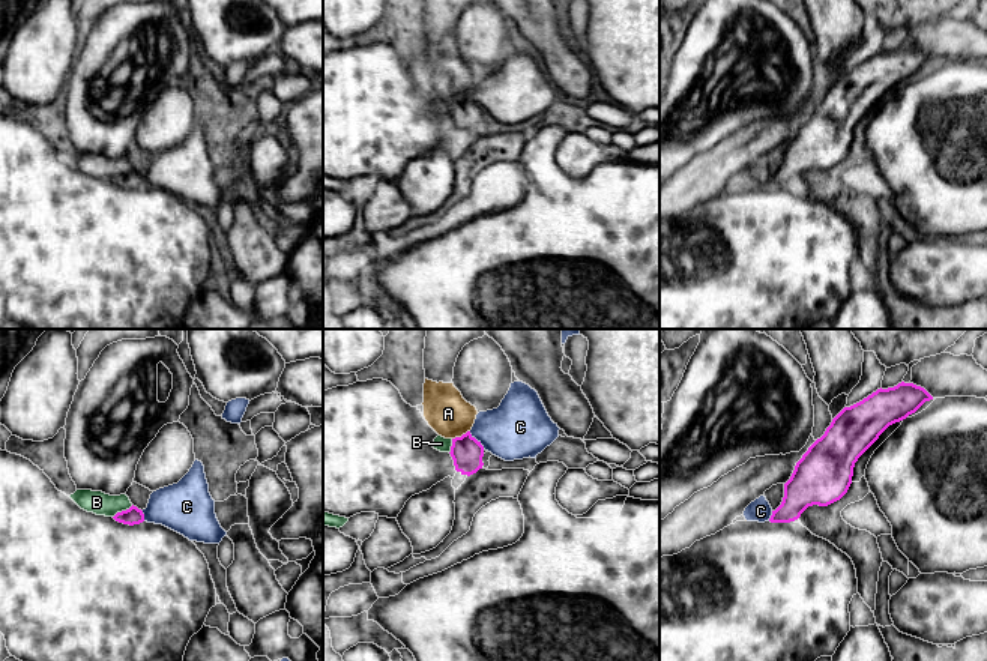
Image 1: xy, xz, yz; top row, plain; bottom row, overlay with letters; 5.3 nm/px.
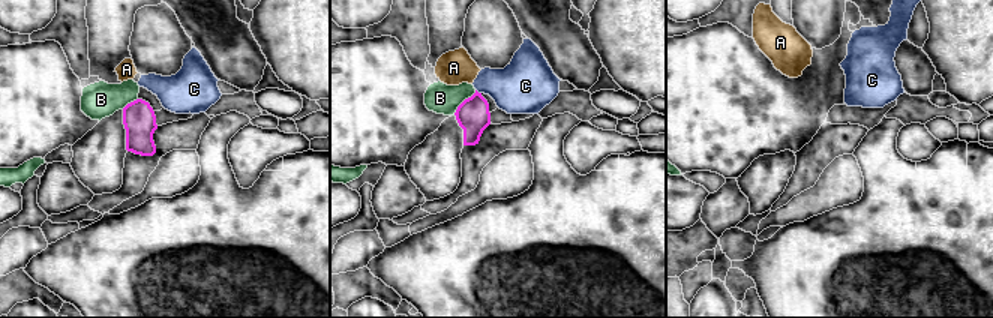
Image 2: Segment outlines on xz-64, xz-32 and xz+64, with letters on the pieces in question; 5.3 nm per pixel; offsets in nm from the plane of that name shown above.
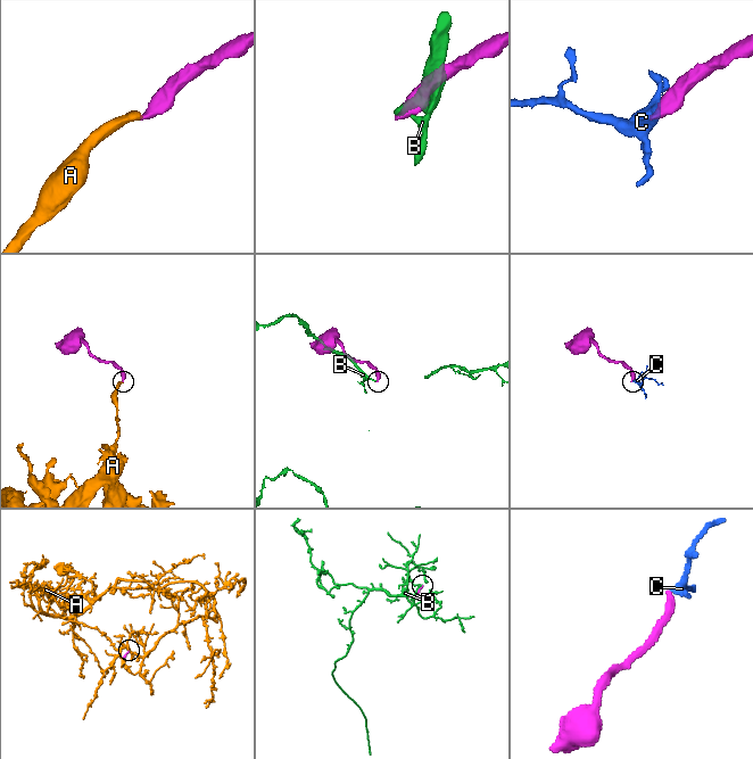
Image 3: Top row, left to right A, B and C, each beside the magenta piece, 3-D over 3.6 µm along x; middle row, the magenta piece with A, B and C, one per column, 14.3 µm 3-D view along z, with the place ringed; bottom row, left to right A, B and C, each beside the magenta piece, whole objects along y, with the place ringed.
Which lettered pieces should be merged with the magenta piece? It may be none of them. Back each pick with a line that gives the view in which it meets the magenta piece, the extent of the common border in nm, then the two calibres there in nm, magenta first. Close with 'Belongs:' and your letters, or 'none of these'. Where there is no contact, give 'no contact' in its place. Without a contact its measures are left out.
A: xz | 110 nm | 170/240 nm
Belongs: A

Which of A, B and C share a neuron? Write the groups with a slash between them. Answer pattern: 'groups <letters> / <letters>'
groups A / B C

